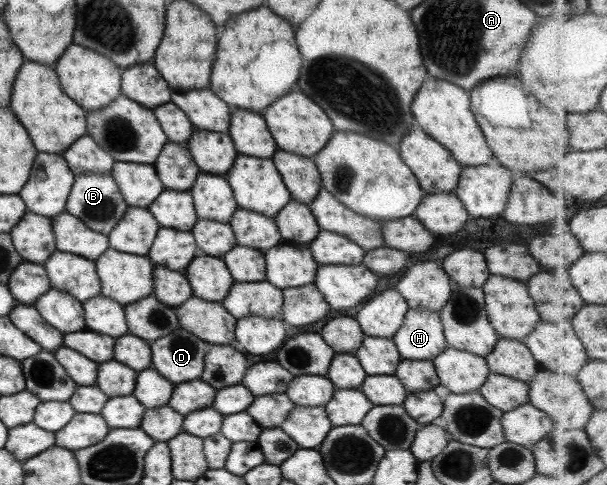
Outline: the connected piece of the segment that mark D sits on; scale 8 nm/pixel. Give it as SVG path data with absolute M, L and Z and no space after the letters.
M182 327L149 342L151 368L173 385L200 378L209 345Z

